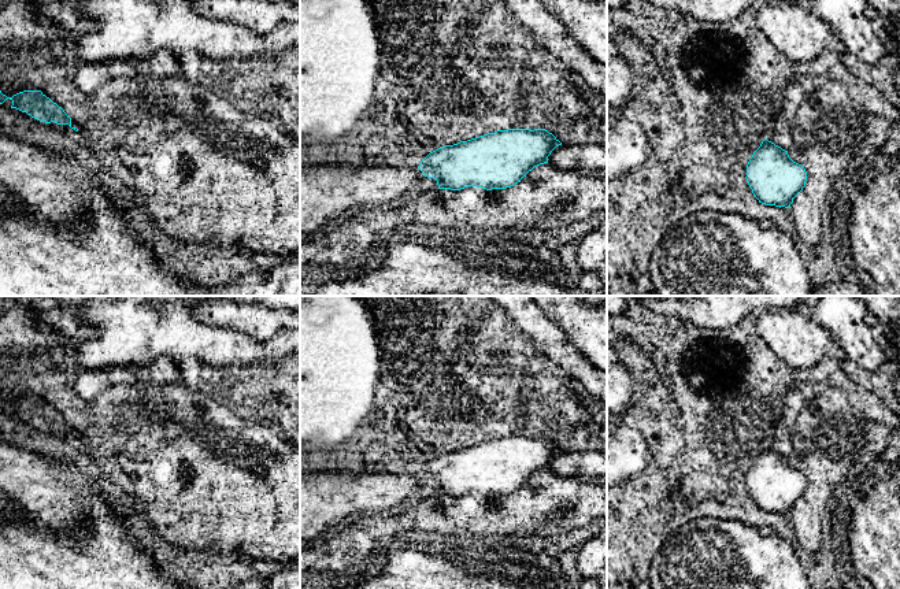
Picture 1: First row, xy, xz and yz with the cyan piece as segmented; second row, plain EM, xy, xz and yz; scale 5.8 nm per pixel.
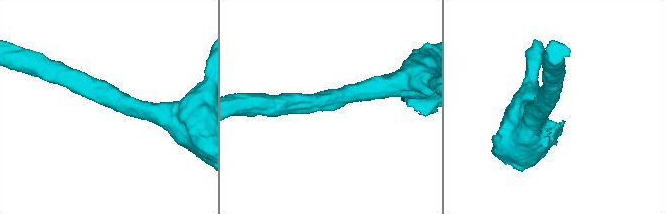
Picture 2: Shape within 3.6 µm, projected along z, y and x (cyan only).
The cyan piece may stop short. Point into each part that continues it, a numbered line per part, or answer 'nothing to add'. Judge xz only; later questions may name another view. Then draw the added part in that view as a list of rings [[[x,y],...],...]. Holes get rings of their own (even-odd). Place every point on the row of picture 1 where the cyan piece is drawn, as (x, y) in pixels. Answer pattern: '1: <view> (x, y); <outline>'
nothing to add

